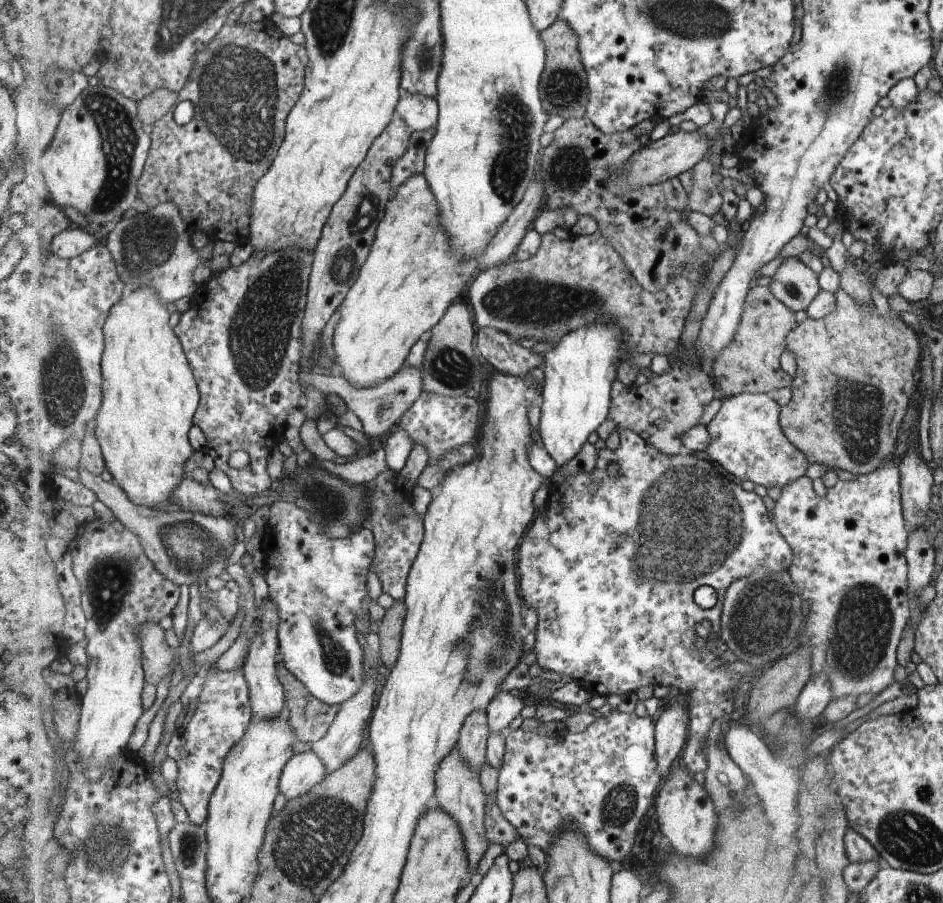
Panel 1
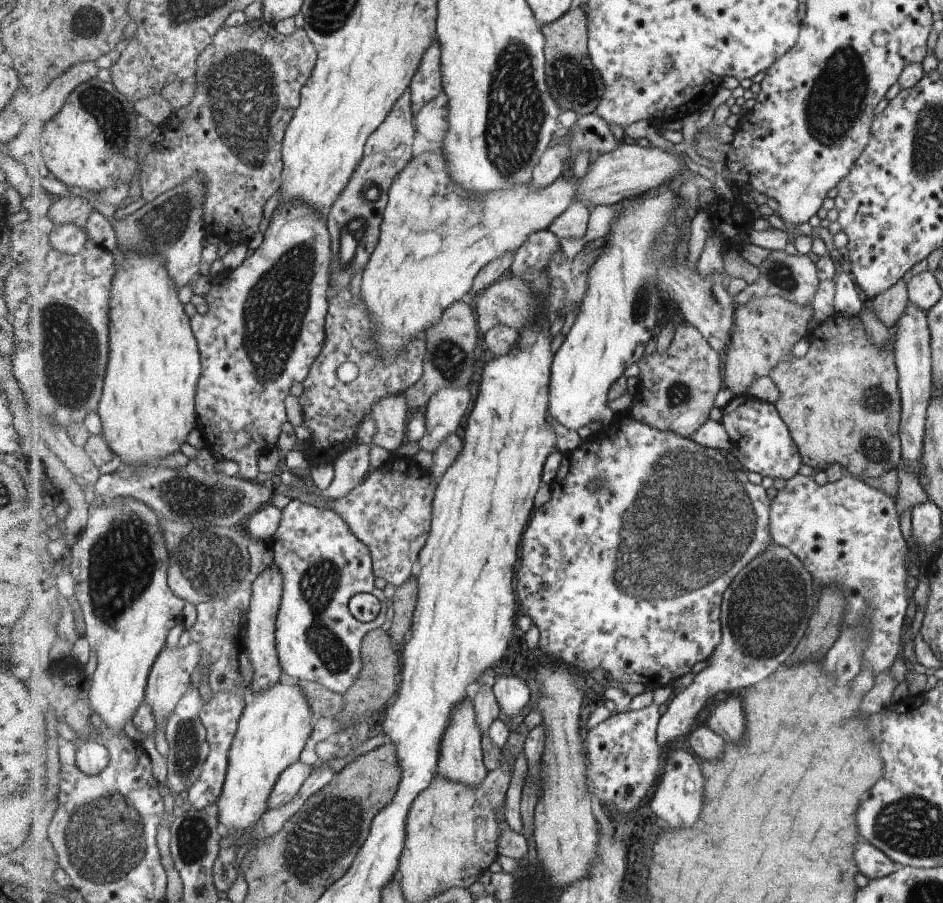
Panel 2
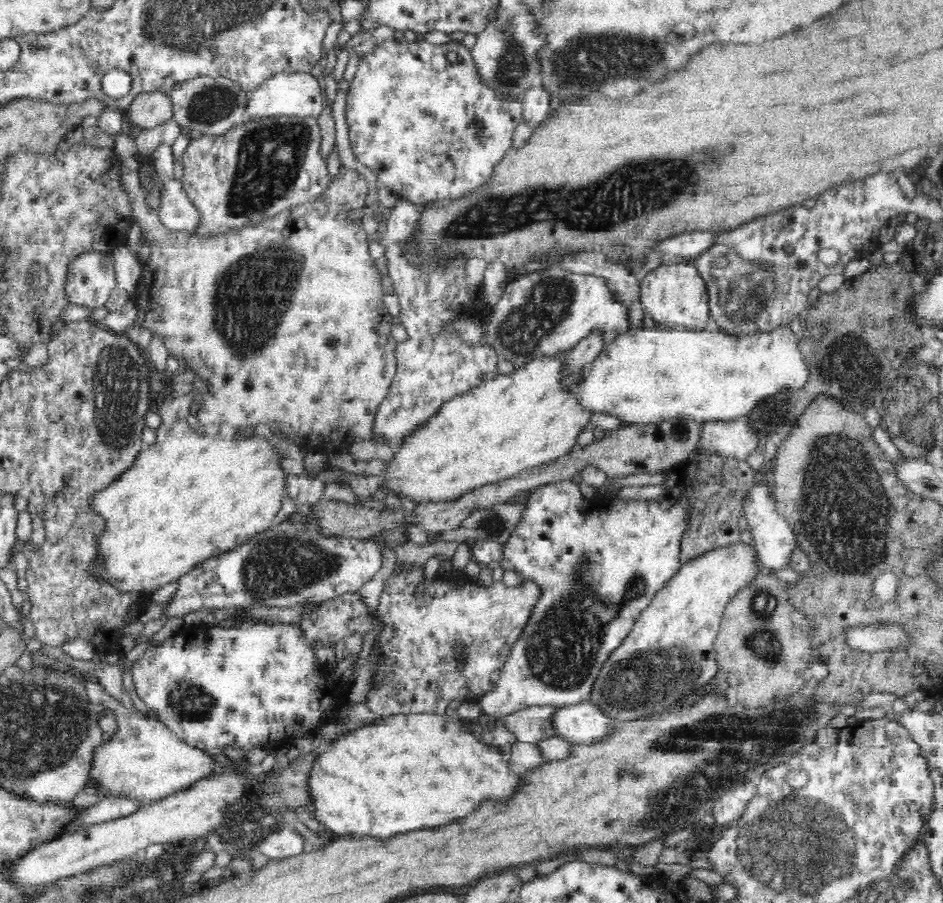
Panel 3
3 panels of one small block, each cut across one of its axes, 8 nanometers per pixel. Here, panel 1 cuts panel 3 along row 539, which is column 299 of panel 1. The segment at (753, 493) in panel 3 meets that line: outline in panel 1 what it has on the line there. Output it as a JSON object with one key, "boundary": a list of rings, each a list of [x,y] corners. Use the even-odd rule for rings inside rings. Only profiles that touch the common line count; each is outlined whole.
{"boundary":[[[315,752],[297,753],[284,769],[280,792],[287,801],[301,798],[313,792],[328,776],[327,766]]]}

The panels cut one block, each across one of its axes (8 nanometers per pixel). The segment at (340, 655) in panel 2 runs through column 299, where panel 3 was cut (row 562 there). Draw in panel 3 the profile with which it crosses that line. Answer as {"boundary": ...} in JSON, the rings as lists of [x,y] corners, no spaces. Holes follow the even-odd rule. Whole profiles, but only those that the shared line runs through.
{"boundary":[[[566,479],[557,483],[548,483],[544,486],[535,488],[523,497],[524,510],[522,518],[516,522],[516,528],[508,536],[508,541],[503,545],[501,565],[504,570],[516,570],[524,579],[533,580],[536,584],[543,586],[543,595],[532,609],[528,624],[522,631],[520,638],[511,648],[507,661],[504,663],[500,680],[497,685],[479,698],[479,704],[482,713],[490,719],[501,719],[509,714],[535,706],[556,706],[562,707],[580,704],[582,701],[588,701],[592,687],[604,666],[604,663],[610,658],[610,655],[618,648],[624,639],[630,634],[639,614],[647,608],[654,594],[667,584],[668,580],[678,572],[682,565],[680,558],[680,544],[684,528],[686,528],[686,505],[681,503],[670,503],[666,498],[650,499],[645,501],[614,500],[611,495],[595,496],[594,508],[588,499],[586,499],[578,485],[572,479]]]}

